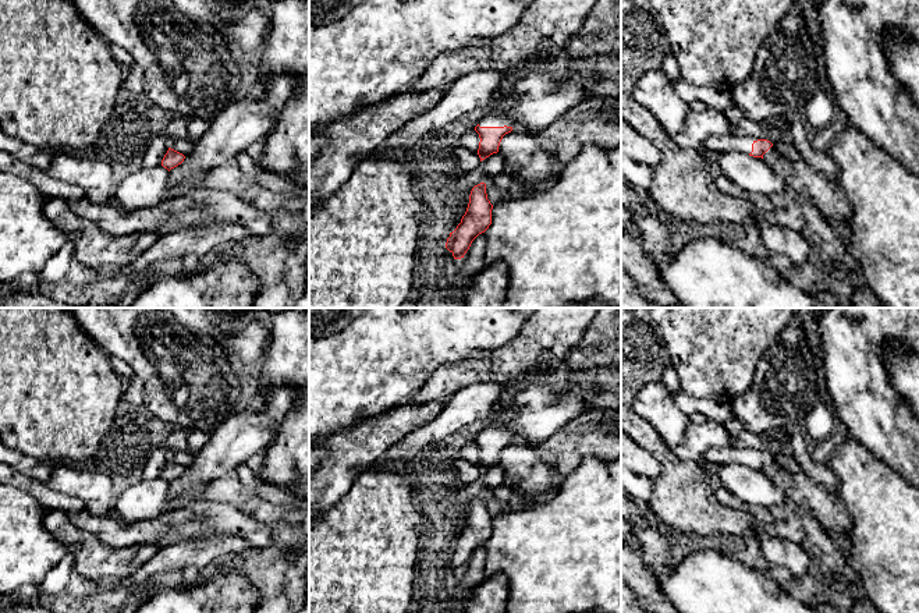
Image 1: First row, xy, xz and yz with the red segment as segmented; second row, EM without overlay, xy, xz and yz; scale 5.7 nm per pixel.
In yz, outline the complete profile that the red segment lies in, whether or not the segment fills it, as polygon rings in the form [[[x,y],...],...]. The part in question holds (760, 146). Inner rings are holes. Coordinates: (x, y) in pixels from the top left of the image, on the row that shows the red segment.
[[[728,134],[723,137],[709,137],[705,141],[705,150],[712,156],[724,152],[741,152],[753,157],[762,157],[773,146],[767,139],[756,137],[744,137],[741,134]]]

